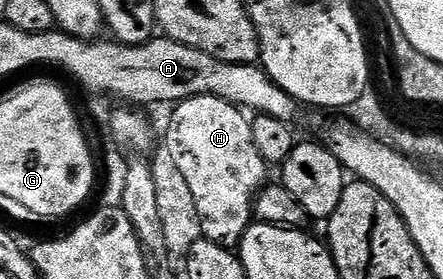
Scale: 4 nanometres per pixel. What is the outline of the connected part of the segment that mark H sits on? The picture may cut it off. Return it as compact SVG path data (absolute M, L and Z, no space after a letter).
M190 97L178 102L174 108L172 123L165 132L165 146L173 155L182 177L189 183L203 220L203 237L234 250L247 228L253 224L255 197L268 180L268 163L261 159L261 151L257 151L257 143L253 143L252 118L240 106L231 105L220 97Z

